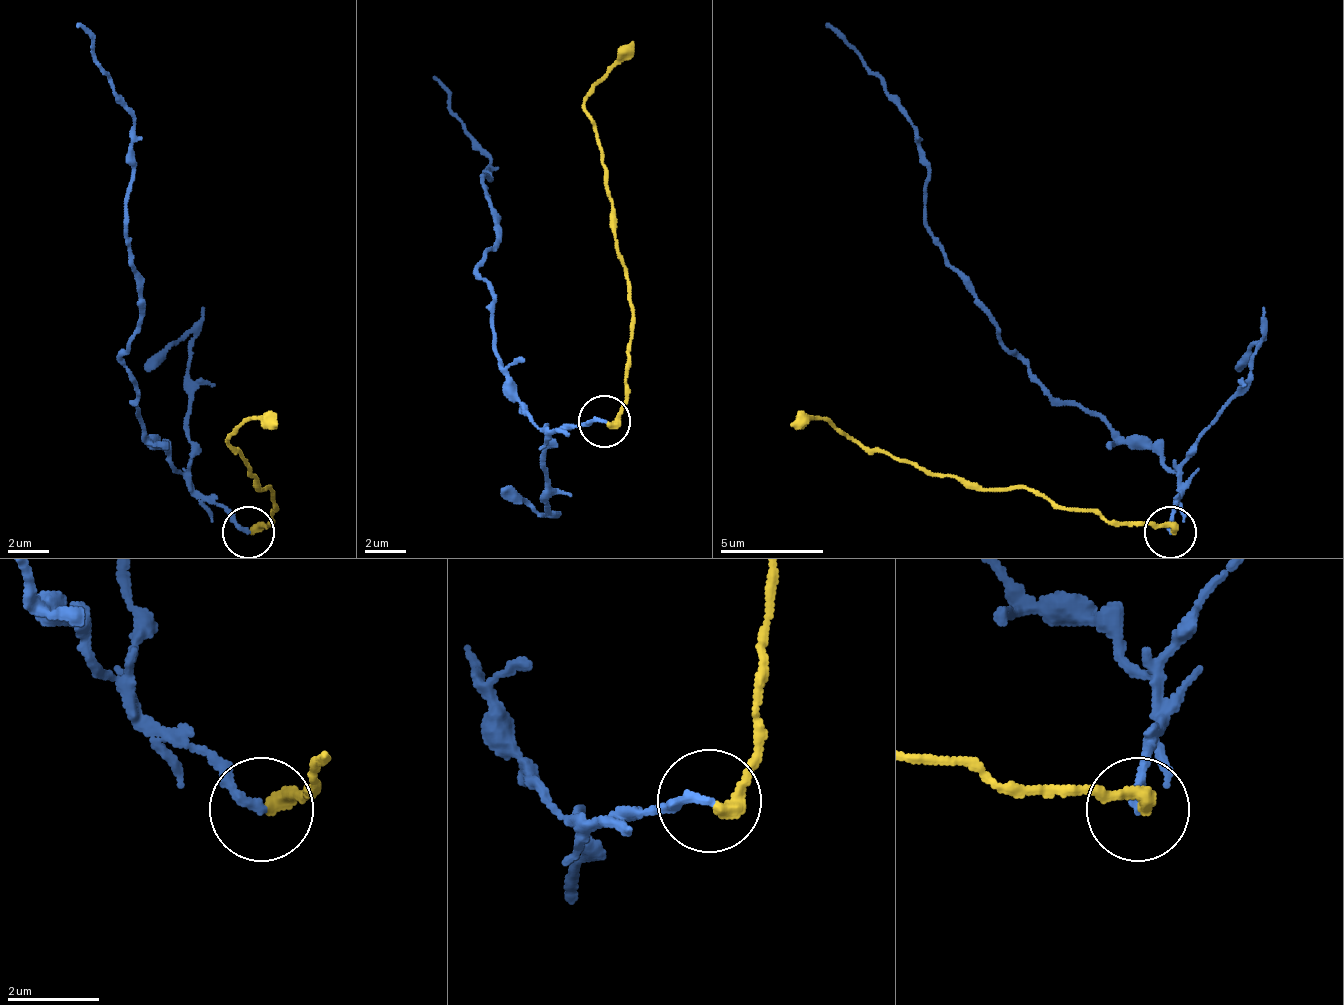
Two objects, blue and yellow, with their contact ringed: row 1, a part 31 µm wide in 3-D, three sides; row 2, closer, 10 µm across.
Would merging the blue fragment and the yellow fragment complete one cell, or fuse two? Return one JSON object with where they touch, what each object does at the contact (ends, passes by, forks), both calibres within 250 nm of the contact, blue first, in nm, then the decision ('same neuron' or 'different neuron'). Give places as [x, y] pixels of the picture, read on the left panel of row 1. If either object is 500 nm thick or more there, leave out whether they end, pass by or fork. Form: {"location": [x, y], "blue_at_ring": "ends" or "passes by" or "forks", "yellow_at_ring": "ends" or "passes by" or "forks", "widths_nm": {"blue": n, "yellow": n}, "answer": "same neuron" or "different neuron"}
{"location": [248, 532], "blue_at_ring": "ends", "yellow_at_ring": "ends", "widths_nm": {"blue": 200, "yellow": 320}, "answer": "different neuron"}

